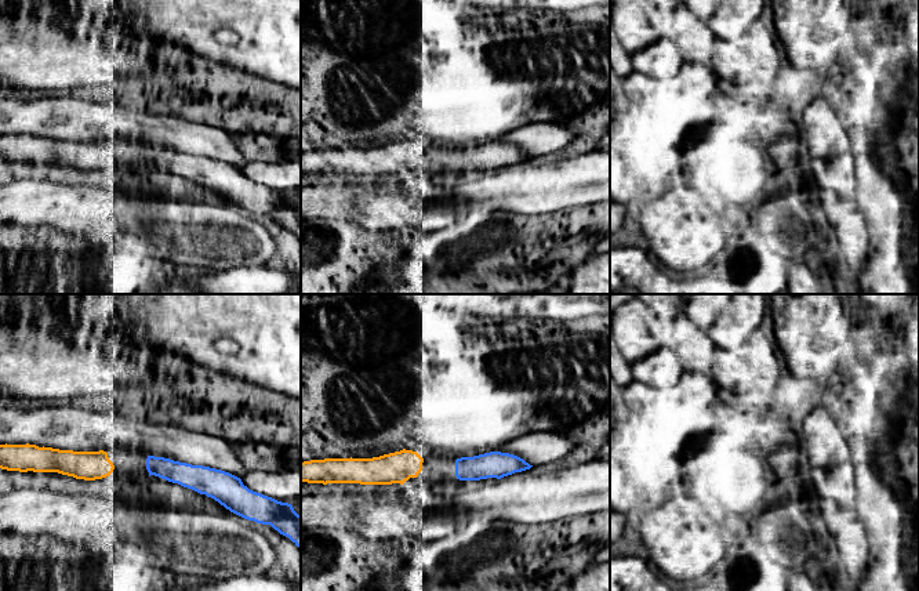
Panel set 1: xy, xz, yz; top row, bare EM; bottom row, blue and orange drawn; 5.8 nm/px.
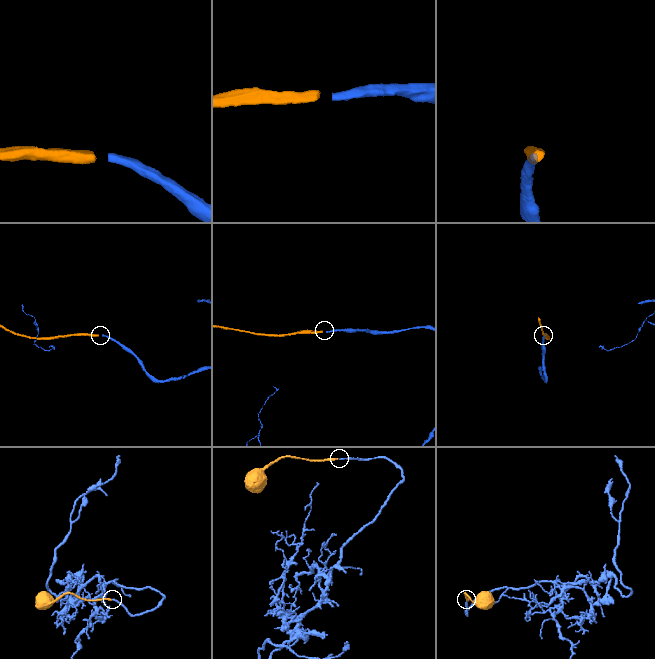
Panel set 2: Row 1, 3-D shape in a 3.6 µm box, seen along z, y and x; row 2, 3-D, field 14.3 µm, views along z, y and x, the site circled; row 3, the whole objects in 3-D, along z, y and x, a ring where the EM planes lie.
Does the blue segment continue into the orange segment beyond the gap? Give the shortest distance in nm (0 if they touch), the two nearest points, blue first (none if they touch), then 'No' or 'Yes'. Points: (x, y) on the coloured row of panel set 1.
Distance 190 nm. Across: xy (146, 466), (113, 466). Yes

